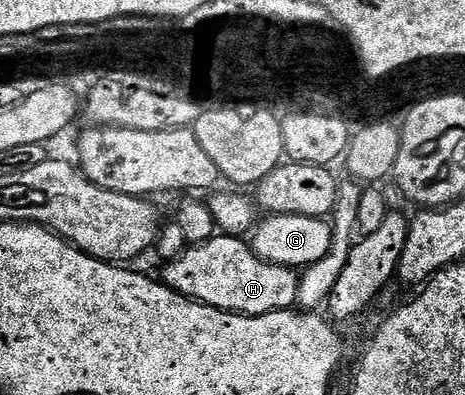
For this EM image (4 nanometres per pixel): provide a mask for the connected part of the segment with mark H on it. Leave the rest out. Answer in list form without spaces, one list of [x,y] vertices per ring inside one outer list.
[[[216,234],[203,244],[193,244],[163,268],[162,283],[168,288],[213,306],[222,312],[238,316],[260,316],[270,312],[285,312],[298,305],[300,273],[280,264],[270,264],[257,256],[246,239]]]

